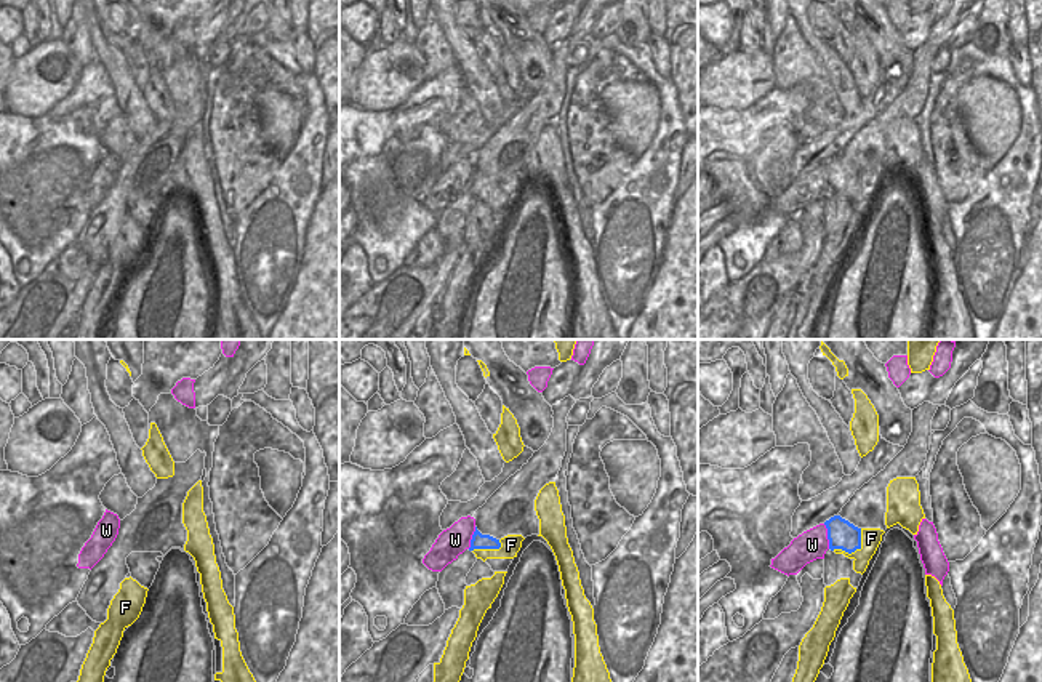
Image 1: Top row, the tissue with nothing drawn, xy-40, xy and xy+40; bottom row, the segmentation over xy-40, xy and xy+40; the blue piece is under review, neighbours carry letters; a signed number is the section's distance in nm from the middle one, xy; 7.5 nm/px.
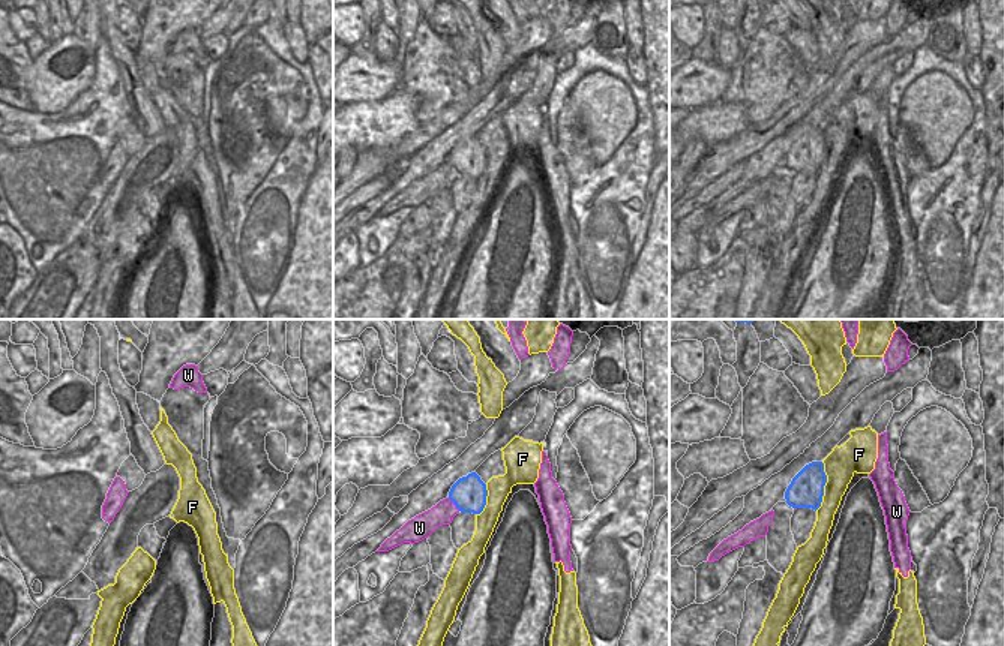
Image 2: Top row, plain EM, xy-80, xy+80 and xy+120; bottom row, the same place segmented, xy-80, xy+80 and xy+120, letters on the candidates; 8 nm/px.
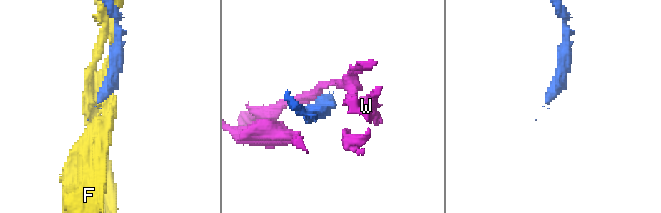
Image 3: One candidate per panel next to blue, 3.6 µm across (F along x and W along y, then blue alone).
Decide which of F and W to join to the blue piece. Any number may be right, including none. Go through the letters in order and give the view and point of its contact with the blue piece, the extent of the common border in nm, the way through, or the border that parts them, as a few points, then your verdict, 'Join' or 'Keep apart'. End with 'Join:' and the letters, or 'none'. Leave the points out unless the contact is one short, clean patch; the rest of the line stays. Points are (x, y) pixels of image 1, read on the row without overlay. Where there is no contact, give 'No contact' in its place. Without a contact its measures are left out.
F: Touches blue at xy+40 (855, 191). Shared border 280 nm. Keep apart
W: Touches blue at xy+40 (828, 178). Shared border 200 nm. Boundary: xy+40 (823, 165), (829, 189). Keep apart
Join: none

